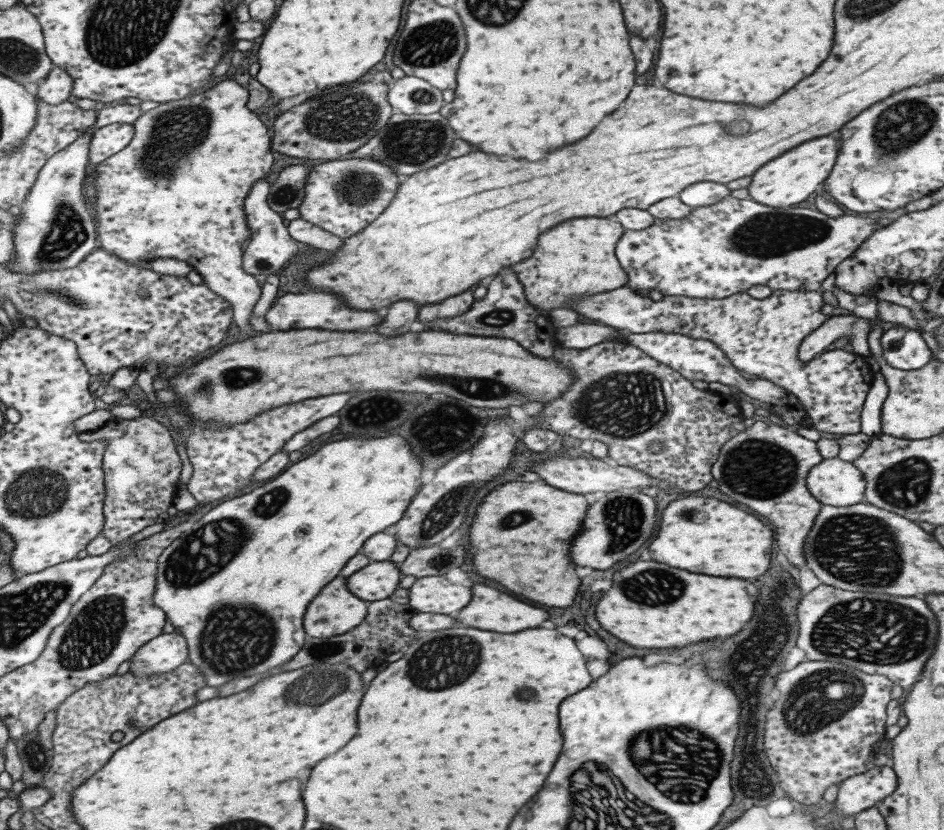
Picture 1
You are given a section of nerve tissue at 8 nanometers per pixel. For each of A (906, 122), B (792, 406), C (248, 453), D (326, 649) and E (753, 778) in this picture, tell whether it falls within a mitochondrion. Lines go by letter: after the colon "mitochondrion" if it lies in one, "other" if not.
A: mitochondrion
B: other
C: other
D: mitochondrion
E: mitochondrion

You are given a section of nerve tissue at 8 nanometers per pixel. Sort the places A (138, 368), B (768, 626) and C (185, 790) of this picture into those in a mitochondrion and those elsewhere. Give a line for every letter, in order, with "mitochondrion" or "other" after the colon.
A: other
B: mitochondrion
C: other

